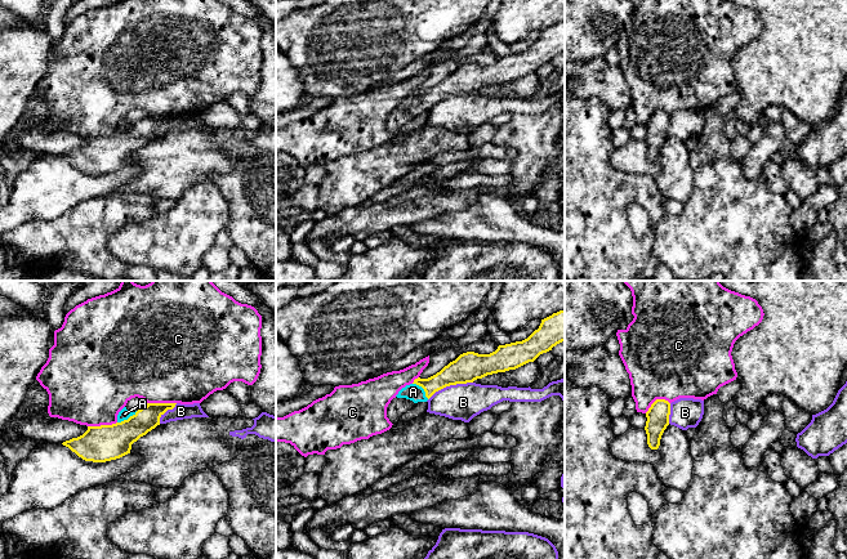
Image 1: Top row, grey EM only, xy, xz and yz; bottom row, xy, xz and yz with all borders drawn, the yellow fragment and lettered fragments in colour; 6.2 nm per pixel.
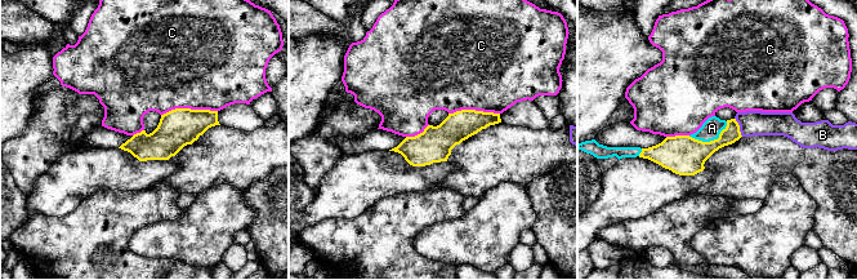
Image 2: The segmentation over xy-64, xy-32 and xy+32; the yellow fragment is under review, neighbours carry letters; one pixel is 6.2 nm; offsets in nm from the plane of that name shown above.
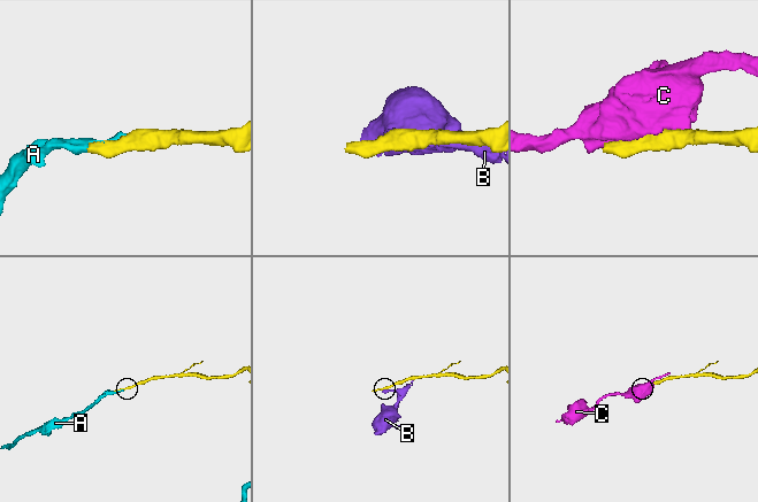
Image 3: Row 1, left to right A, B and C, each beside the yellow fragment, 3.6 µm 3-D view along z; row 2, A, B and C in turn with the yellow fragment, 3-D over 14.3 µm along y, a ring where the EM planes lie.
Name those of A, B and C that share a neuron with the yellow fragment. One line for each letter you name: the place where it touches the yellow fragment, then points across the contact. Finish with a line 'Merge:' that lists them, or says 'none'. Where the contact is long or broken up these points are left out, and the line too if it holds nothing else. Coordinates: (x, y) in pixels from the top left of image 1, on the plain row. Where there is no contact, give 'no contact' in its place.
A: contact xy (128, 130)
Merge: A

